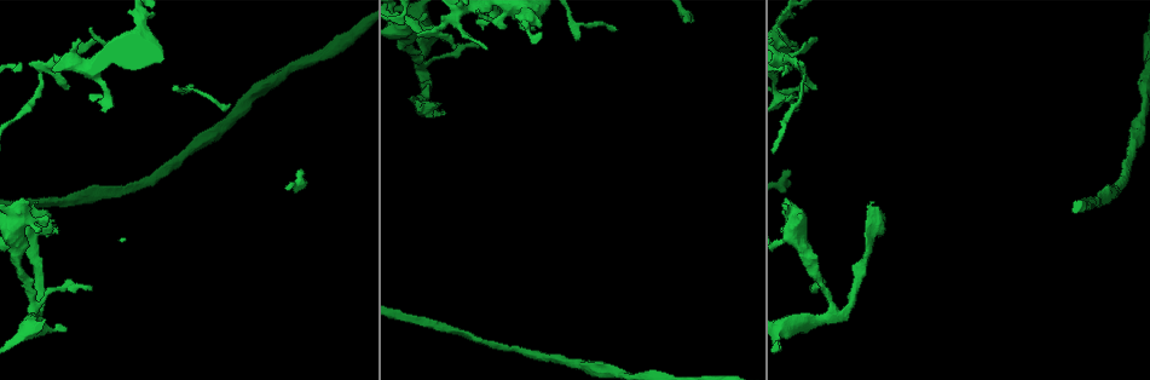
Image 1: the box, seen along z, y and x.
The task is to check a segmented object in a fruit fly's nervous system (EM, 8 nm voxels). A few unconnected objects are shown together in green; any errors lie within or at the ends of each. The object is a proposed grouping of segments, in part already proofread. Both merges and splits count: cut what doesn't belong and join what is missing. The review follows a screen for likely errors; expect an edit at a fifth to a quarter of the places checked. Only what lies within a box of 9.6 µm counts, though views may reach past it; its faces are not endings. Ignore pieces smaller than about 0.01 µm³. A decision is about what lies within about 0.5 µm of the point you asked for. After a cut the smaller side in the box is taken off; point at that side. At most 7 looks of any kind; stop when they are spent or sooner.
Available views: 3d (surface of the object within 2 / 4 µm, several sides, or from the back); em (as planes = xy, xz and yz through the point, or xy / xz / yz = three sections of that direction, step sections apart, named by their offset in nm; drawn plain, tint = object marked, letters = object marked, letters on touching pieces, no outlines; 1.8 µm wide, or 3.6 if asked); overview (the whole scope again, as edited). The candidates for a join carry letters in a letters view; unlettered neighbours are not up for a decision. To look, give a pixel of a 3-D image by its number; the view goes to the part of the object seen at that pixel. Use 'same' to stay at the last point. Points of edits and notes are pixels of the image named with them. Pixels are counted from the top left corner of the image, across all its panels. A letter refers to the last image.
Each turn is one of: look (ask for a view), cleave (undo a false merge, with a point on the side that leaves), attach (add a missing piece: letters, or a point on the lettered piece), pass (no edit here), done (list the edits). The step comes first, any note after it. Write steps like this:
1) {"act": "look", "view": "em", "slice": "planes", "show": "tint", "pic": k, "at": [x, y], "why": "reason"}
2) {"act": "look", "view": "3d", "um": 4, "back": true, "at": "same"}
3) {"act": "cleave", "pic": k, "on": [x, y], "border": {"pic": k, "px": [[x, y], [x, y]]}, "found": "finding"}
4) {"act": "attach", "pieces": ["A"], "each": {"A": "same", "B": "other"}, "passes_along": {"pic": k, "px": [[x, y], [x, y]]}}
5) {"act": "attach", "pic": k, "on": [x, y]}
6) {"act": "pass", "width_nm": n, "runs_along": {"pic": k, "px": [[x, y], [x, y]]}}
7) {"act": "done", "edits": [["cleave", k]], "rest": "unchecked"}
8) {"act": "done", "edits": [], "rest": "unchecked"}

{"act": "look", "view": "em", "slice": "xy", "step": 8, "show": "tint", "pic": 1, "at": [832, 307], "why": "thick turns thin"}

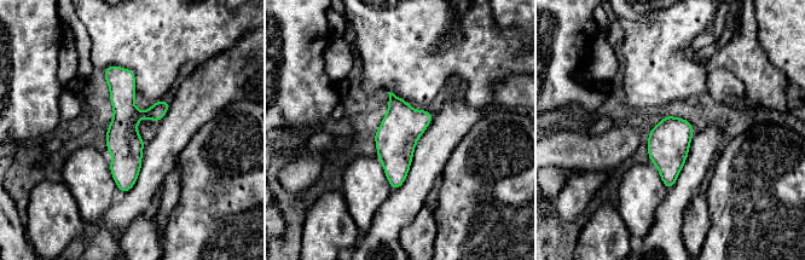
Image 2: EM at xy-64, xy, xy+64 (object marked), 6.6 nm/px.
{"act": "look", "view": "em", "slice": "xz", "step": 16, "show": "letters", "at": "same", "why": "cut it another way"}

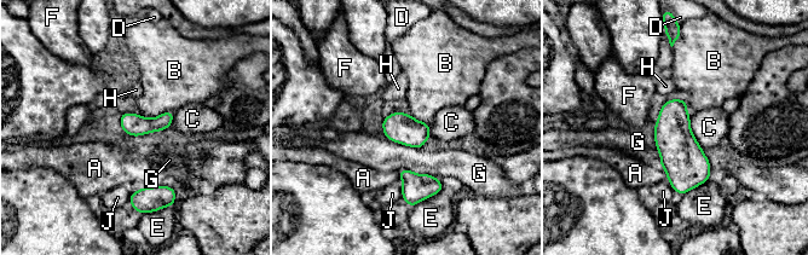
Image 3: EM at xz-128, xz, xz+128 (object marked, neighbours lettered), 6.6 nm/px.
{"act": "attach", "pieces": ["E"], "each": {"A": "other", "B": "other", "C": "other", "D": "other", "E": "same", "F": "other", "G": "other", "H": "other", "J": "other"}, "passes_along": {"pic": 3, "px": [[416, 187], [427, 197], [431, 218]]}, "found": "it goes on there"}

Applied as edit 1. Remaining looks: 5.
{"act": "look", "view": "em", "slice": "xz", "step": 4, "show": "letters", "pic": 1, "at": [872, 202], "why": "an open end"}

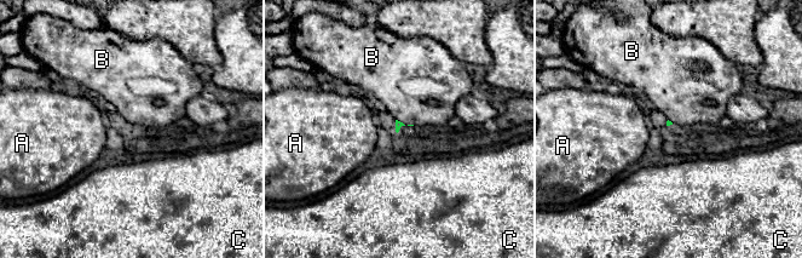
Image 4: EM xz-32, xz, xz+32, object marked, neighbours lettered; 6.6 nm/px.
{"act": "look", "view": "em", "slice": "planes", "show": "letters", "at": "same", "why": "cut it another way"}

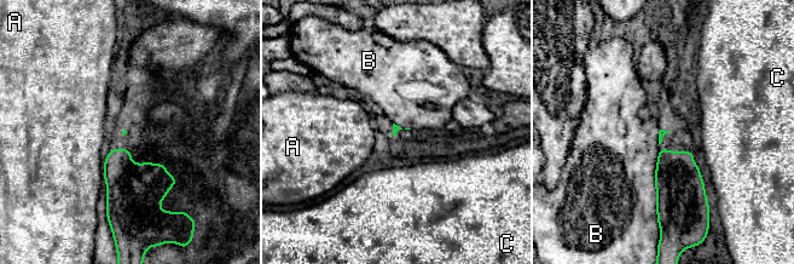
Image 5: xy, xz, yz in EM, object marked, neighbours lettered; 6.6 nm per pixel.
{"act": "pass", "each": {"A": "other", "B": "other", "C": "other"}, "border": {"pic": 5, "px": [[659, 148], [655, 167], [656, 217]]}, "found": "none of them fits"}

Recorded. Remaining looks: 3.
{"act": "look", "view": "3d", "um": 4, "pic": 1, "at": [784, 59], "why": "sharp bend"}

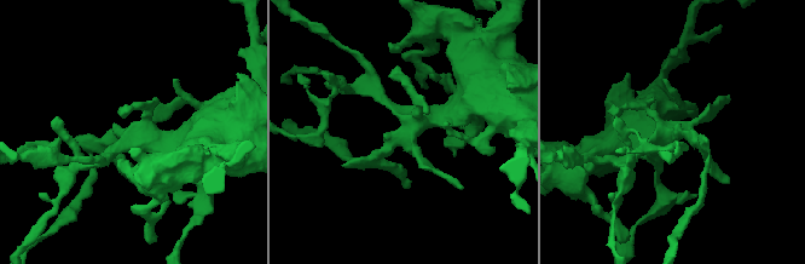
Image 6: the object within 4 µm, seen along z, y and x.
{"act": "look", "view": "em", "slice": "planes", "show": "tint", "pic": 6, "at": [407, 135], "why": "shape alone is not enough"}

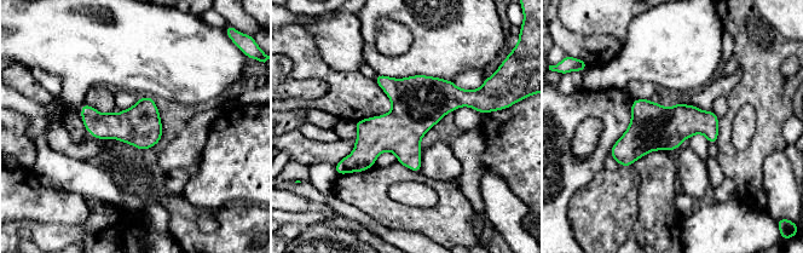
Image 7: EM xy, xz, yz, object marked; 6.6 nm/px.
{"act": "look", "view": "em", "slice": "planes", "show": "letters", "at": "same", "why": "what lies round it"}

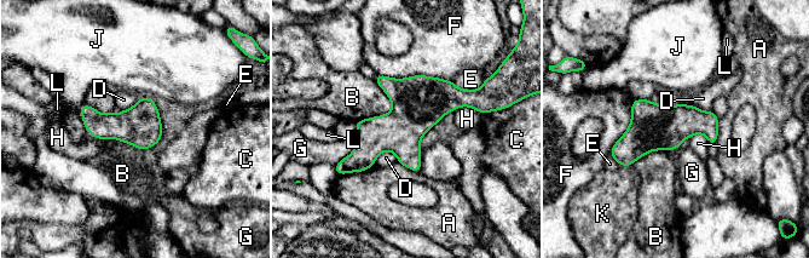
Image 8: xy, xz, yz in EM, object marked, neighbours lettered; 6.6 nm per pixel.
{"act": "pass", "each": {"A": "other", "B": "other", "C": "other", "D": "other", "E": "other", "F": "other", "G": "other", "H": "other", "J": "other", "K": "other", "L": "other"}, "border": {"pic": 8, "px": [[454, 110], [472, 107], [481, 114]]}, "found": "all the same cell"}

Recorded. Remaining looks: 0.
{"act": "done", "edits": [["attach", 3]], "rest": "unchecked"}

